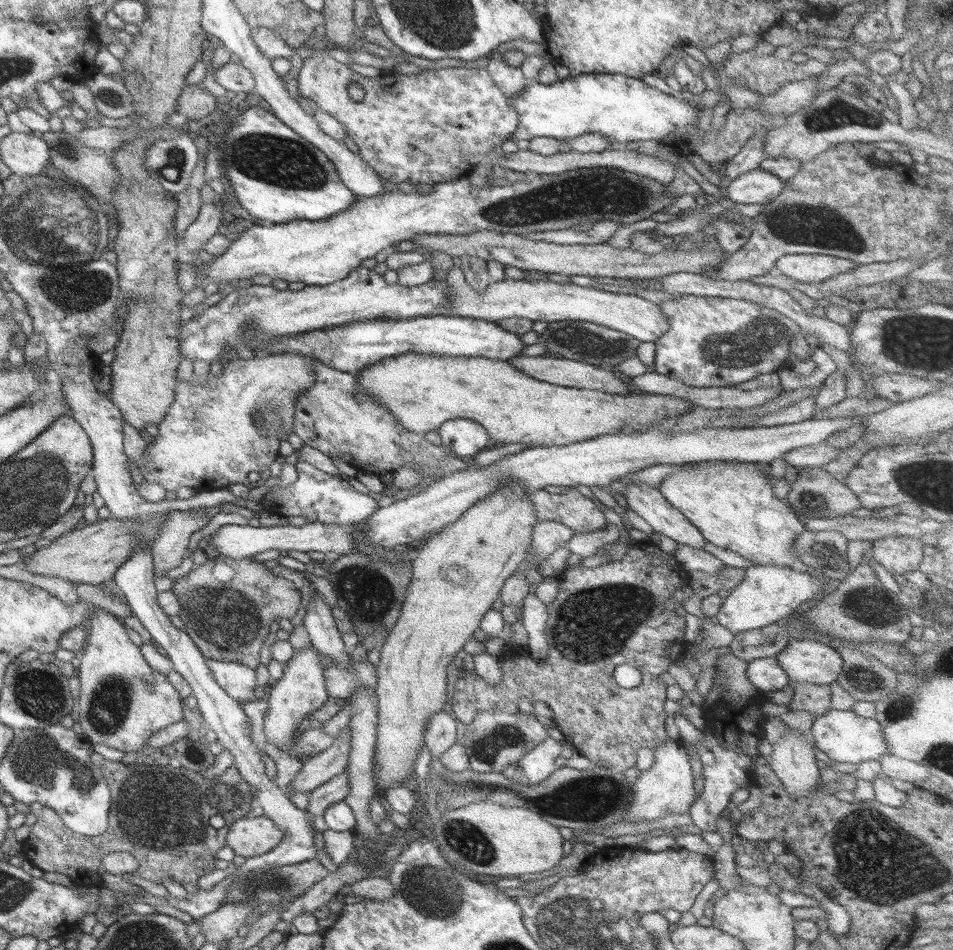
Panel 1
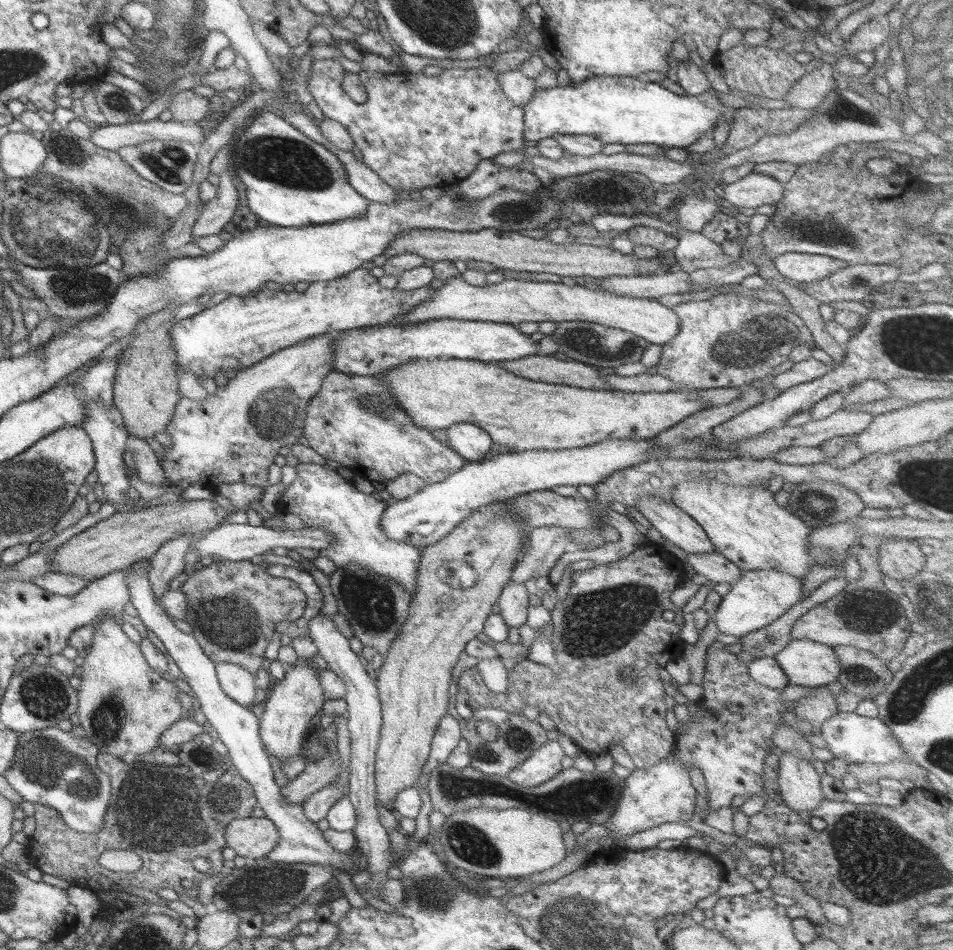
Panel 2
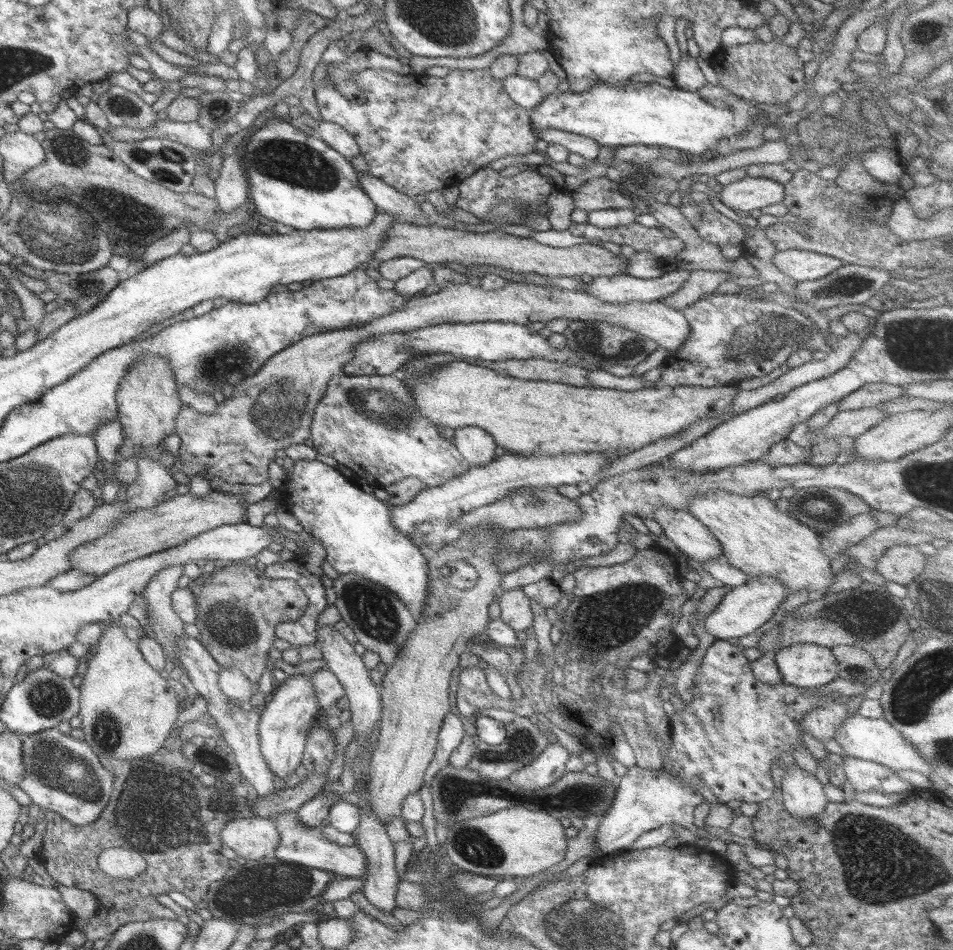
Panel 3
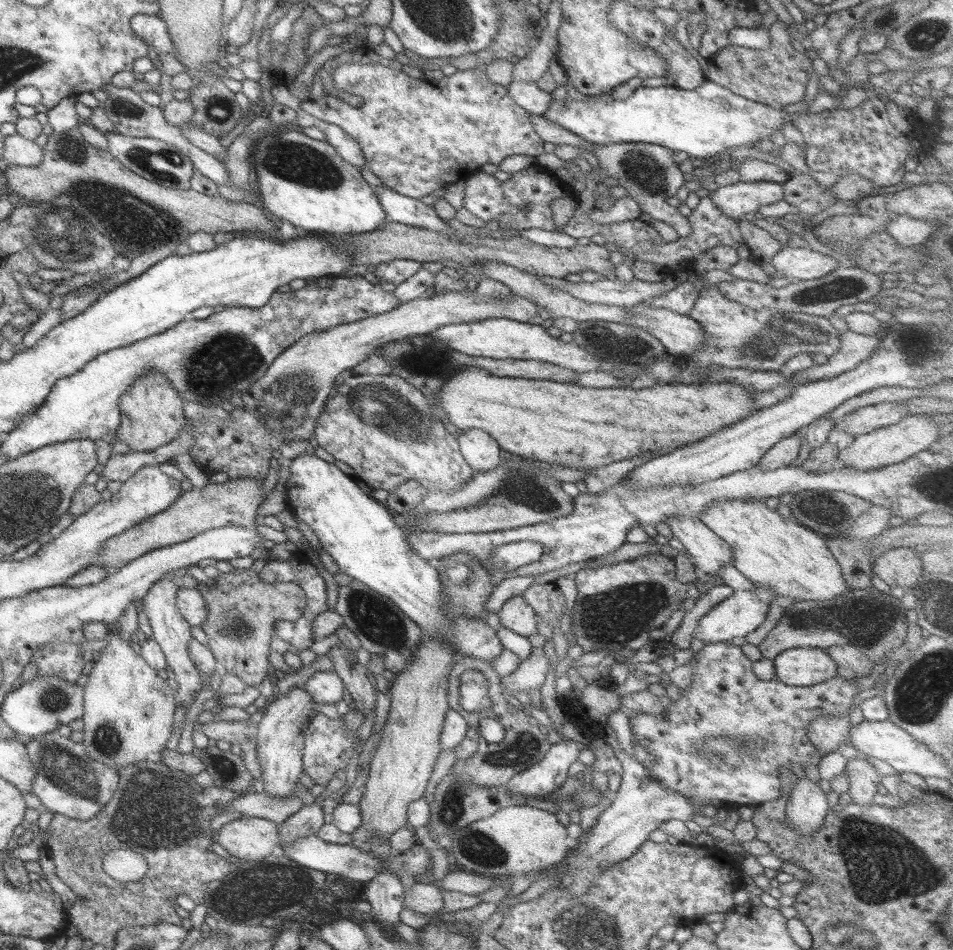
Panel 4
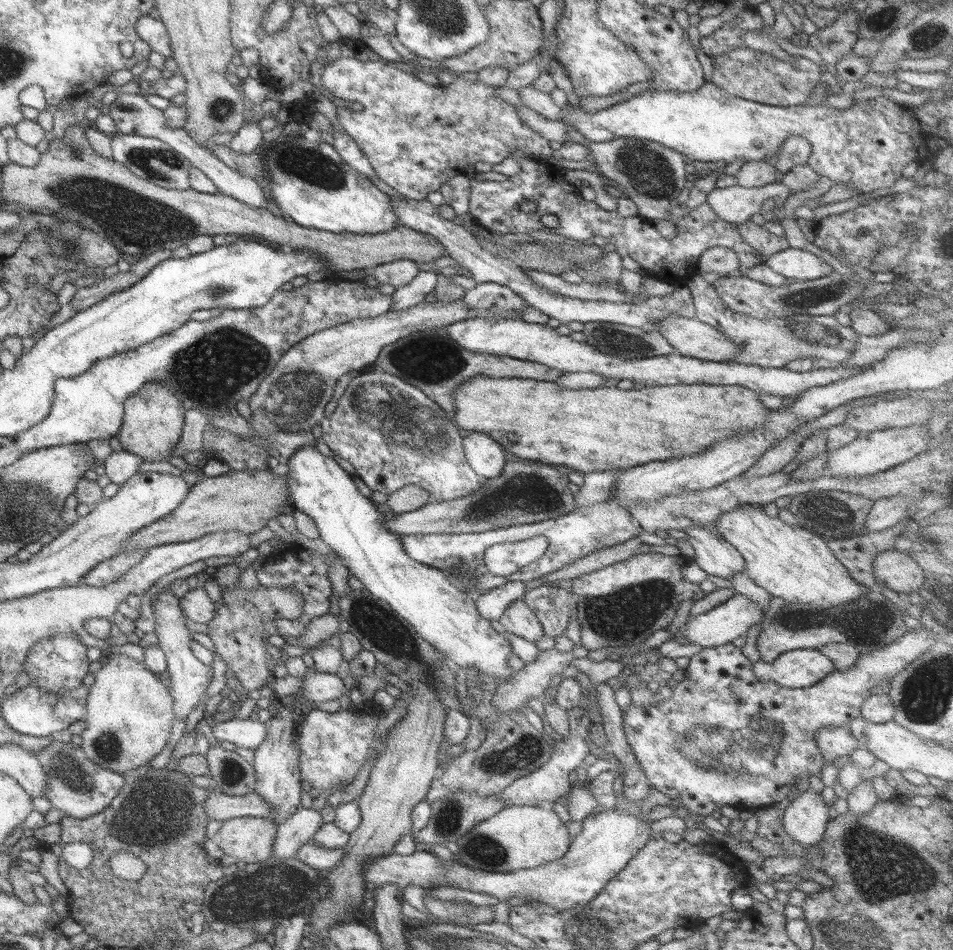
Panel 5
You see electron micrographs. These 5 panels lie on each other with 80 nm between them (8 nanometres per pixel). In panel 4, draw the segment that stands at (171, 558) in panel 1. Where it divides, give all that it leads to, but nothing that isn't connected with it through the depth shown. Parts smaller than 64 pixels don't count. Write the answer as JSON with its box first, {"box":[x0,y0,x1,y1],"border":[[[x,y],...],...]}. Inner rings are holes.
{"box":[141,572,202,706],"border":[[[173,572],[164,574],[149,587],[149,590],[141,598],[141,607],[151,627],[150,638],[161,649],[166,662],[166,668],[170,670],[170,675],[174,677],[175,684],[177,684],[177,688],[174,691],[174,705],[181,706],[194,698],[196,692],[202,688],[202,678],[196,671],[187,652],[188,644],[192,641],[190,635],[191,626],[177,612],[175,597],[179,589],[177,585],[178,580],[172,577],[172,574]]]}

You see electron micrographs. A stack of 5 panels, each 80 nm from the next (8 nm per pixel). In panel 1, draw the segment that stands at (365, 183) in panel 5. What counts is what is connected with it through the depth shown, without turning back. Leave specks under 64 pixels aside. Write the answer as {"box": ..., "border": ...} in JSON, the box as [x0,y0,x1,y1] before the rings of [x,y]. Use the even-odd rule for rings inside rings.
{"box":[218,105,356,224],"border":[[[254,105],[240,106],[239,114],[231,119],[229,123],[221,126],[225,129],[224,135],[218,145],[221,165],[223,167],[223,176],[221,179],[229,180],[231,184],[231,192],[235,194],[237,202],[241,205],[241,208],[254,216],[258,220],[267,220],[269,224],[285,224],[286,222],[292,222],[292,220],[323,220],[324,218],[329,218],[330,216],[335,216],[344,210],[347,210],[356,201],[356,196],[339,180],[337,173],[335,172],[334,164],[320,151],[317,150],[312,144],[308,144],[305,140],[302,140],[292,132],[287,126],[269,111],[261,109],[260,107]]]}

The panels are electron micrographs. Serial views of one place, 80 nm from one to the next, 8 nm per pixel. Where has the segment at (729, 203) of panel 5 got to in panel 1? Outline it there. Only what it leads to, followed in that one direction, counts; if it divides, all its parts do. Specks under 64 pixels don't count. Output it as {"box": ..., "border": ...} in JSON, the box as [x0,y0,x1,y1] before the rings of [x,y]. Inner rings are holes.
{"box":[725,168,783,204],"border":[[[755,168],[728,182],[725,192],[734,204],[765,204],[779,194],[783,183],[776,176]]]}

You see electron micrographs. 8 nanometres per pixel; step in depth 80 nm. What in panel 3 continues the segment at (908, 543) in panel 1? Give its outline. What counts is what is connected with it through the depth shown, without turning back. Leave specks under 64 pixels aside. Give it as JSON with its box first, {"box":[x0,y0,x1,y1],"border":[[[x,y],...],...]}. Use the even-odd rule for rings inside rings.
{"box":[874,544,925,587],"border":[[[905,544],[890,546],[881,553],[874,566],[874,571],[887,582],[895,582],[909,587],[918,582],[918,575],[925,566],[923,553],[916,546]]]}

